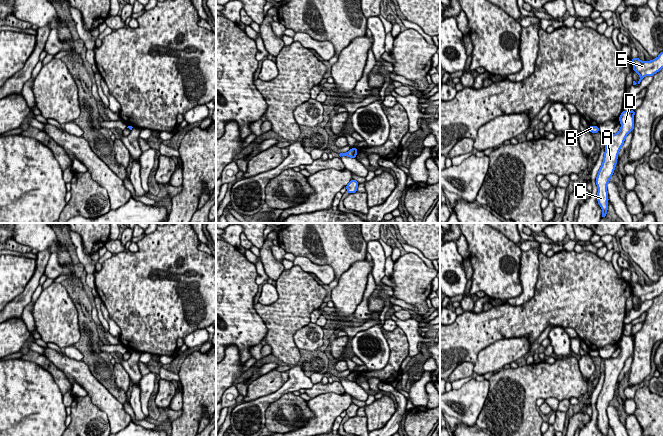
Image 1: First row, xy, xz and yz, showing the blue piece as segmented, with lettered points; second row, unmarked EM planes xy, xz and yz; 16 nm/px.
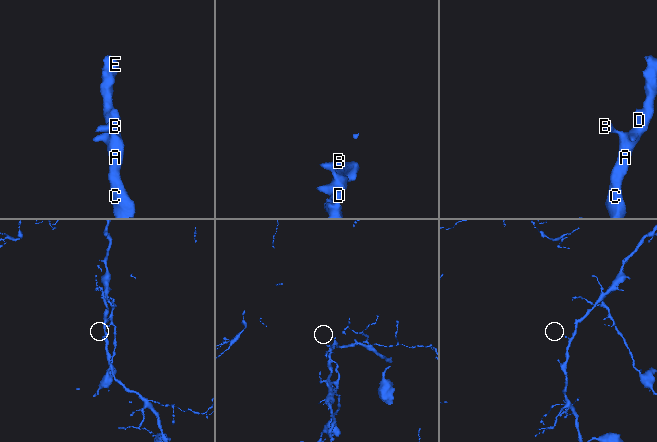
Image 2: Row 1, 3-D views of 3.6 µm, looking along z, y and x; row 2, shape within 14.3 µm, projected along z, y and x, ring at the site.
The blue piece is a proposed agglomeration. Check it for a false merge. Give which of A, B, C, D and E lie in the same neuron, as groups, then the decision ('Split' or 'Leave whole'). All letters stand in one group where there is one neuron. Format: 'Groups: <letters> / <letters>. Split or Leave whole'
Groups: A B C D E. Leave whole

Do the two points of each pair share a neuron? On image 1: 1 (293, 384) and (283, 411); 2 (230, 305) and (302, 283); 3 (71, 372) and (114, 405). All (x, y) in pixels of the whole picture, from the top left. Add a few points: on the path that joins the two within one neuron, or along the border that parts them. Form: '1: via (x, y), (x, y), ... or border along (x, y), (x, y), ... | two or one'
1: border along (291, 392), (282, 394), (269, 404) | two
2: border along (253, 305), (265, 326) | two
3: via (82, 376), (103, 397) | one

